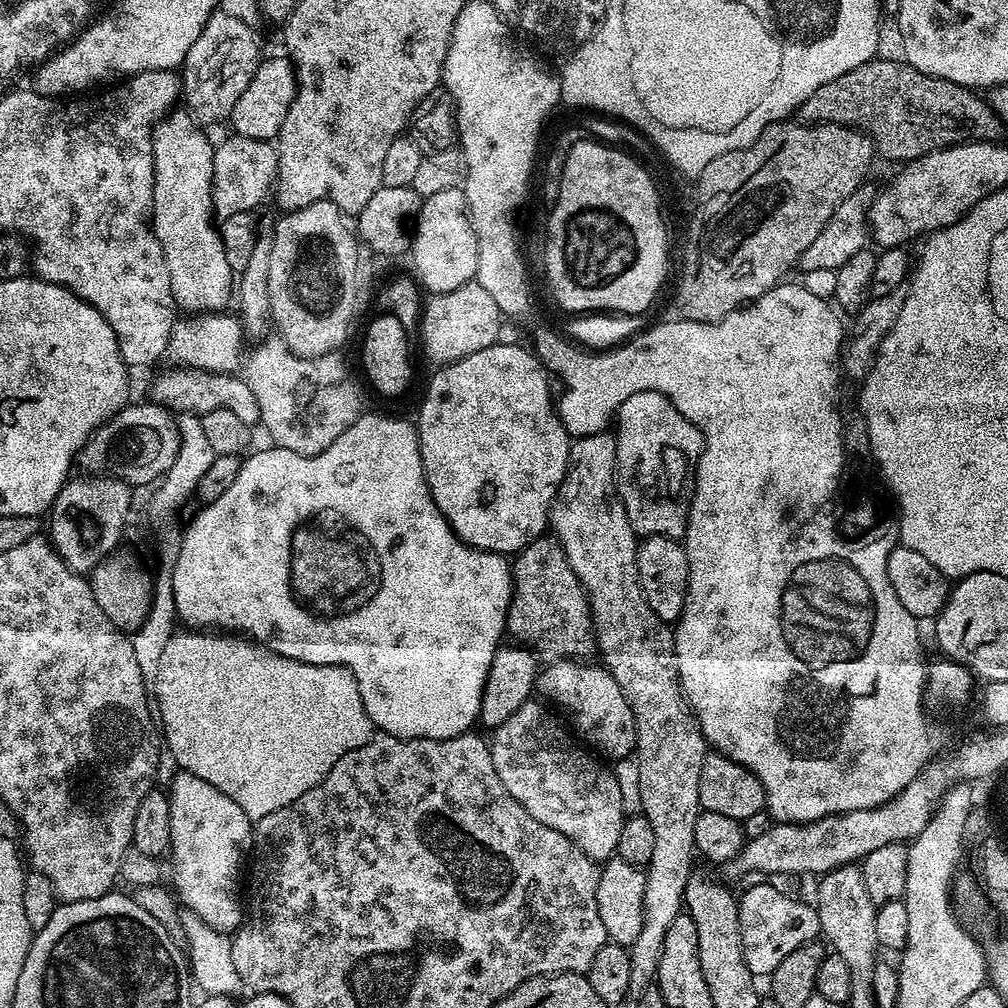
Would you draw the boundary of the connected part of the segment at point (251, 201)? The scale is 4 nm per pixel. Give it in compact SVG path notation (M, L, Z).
M229 135L229 140L215 145L212 161L214 162L214 174L212 175L212 211L217 221L230 218L230 214L242 214L252 212L263 202L269 199L276 183L276 171L278 170L278 148L275 143L267 140L251 140L245 136Z

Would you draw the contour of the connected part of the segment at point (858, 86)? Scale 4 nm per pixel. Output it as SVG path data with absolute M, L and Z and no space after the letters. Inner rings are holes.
M877 58L834 78L834 82L826 82L826 86L818 86L810 98L802 102L798 110L799 123L840 124L843 128L855 128L863 132L872 141L872 147L888 160L907 162L936 152L940 148L949 148L955 144L967 144L969 140L999 141L1005 125L1000 123L996 111L979 91L963 88L949 80L926 74L903 59L883 60Z

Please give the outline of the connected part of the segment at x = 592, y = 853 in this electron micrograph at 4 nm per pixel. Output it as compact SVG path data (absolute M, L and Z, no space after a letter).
M535 699L527 700L502 726L496 728L490 736L490 747L494 758L494 770L502 778L502 786L529 814L538 818L542 826L550 826L566 838L570 838L577 848L582 849L590 859L603 862L616 856L618 834L622 834L625 822L622 793L618 790L616 773L611 767L599 764L591 751L583 752L562 729L556 728L556 720Z

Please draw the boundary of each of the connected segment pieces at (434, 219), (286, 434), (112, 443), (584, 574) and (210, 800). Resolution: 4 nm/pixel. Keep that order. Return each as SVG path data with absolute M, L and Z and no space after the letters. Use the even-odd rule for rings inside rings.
M463 188L442 190L423 197L420 215L416 217L410 257L416 267L414 276L428 294L458 290L458 286L471 284L478 270L478 242L468 215L468 203Z
M279 338L265 339L257 343L252 357L248 360L248 385L254 390L260 407L262 428L272 435L271 443L277 448L294 450L294 454L316 456L325 452L328 447L354 423L362 414L360 392L356 389L356 380L348 373L340 354L327 356L296 356Z
M155 402L147 403L129 403L121 408L108 423L93 432L92 437L84 443L78 457L79 467L81 464L86 470L85 473L118 476L129 486L137 486L136 484L152 486L166 474L166 470L170 470L170 466L174 466L174 458L180 449L180 426L177 417L167 407Z
M605 430L593 436L581 436L571 441L568 450L568 469L564 475L564 480L558 486L556 496L552 499L552 509L548 512L548 522L551 535L555 536L558 543L562 546L566 558L570 562L570 570L574 570L574 574L578 574L578 582L582 582L584 593L588 596L588 605L592 607L592 626L596 629L596 646L599 655L609 656L609 658L612 659L613 665L611 664L610 668L612 677L618 682L618 686L622 690L626 702L633 708L632 713L636 719L636 735L638 739L634 752L637 757L643 758L640 760L642 815L650 822L650 826L654 826L654 858L650 858L650 862L646 866L647 880L646 894L644 895L644 921L642 922L642 930L638 934L638 938L630 945L630 986L628 987L628 991L632 994L639 994L642 990L649 988L653 981L655 981L658 962L662 954L662 942L666 938L666 930L669 928L670 922L674 922L674 918L678 918L682 915L686 882L692 877L694 871L692 859L697 859L698 856L694 842L694 824L696 816L702 811L700 799L698 798L699 764L704 761L704 756L709 752L710 748L705 741L704 732L696 720L692 707L688 705L688 697L684 694L684 688L680 684L678 662L676 661L676 638L673 629L669 627L665 620L658 618L658 614L654 614L654 610L650 610L650 602L646 598L646 594L640 585L638 562L636 561L638 534L632 529L632 523L624 509L624 503L620 501L620 493L616 491L616 438L611 431Z
M180 770L172 780L170 787L170 834L172 846L170 857L176 867L175 895L179 903L189 912L193 912L202 922L206 922L214 930L225 934L235 933L242 923L242 888L240 892L240 867L245 867L246 857L254 843L254 822L222 790L210 786L210 782L202 782L194 774Z

